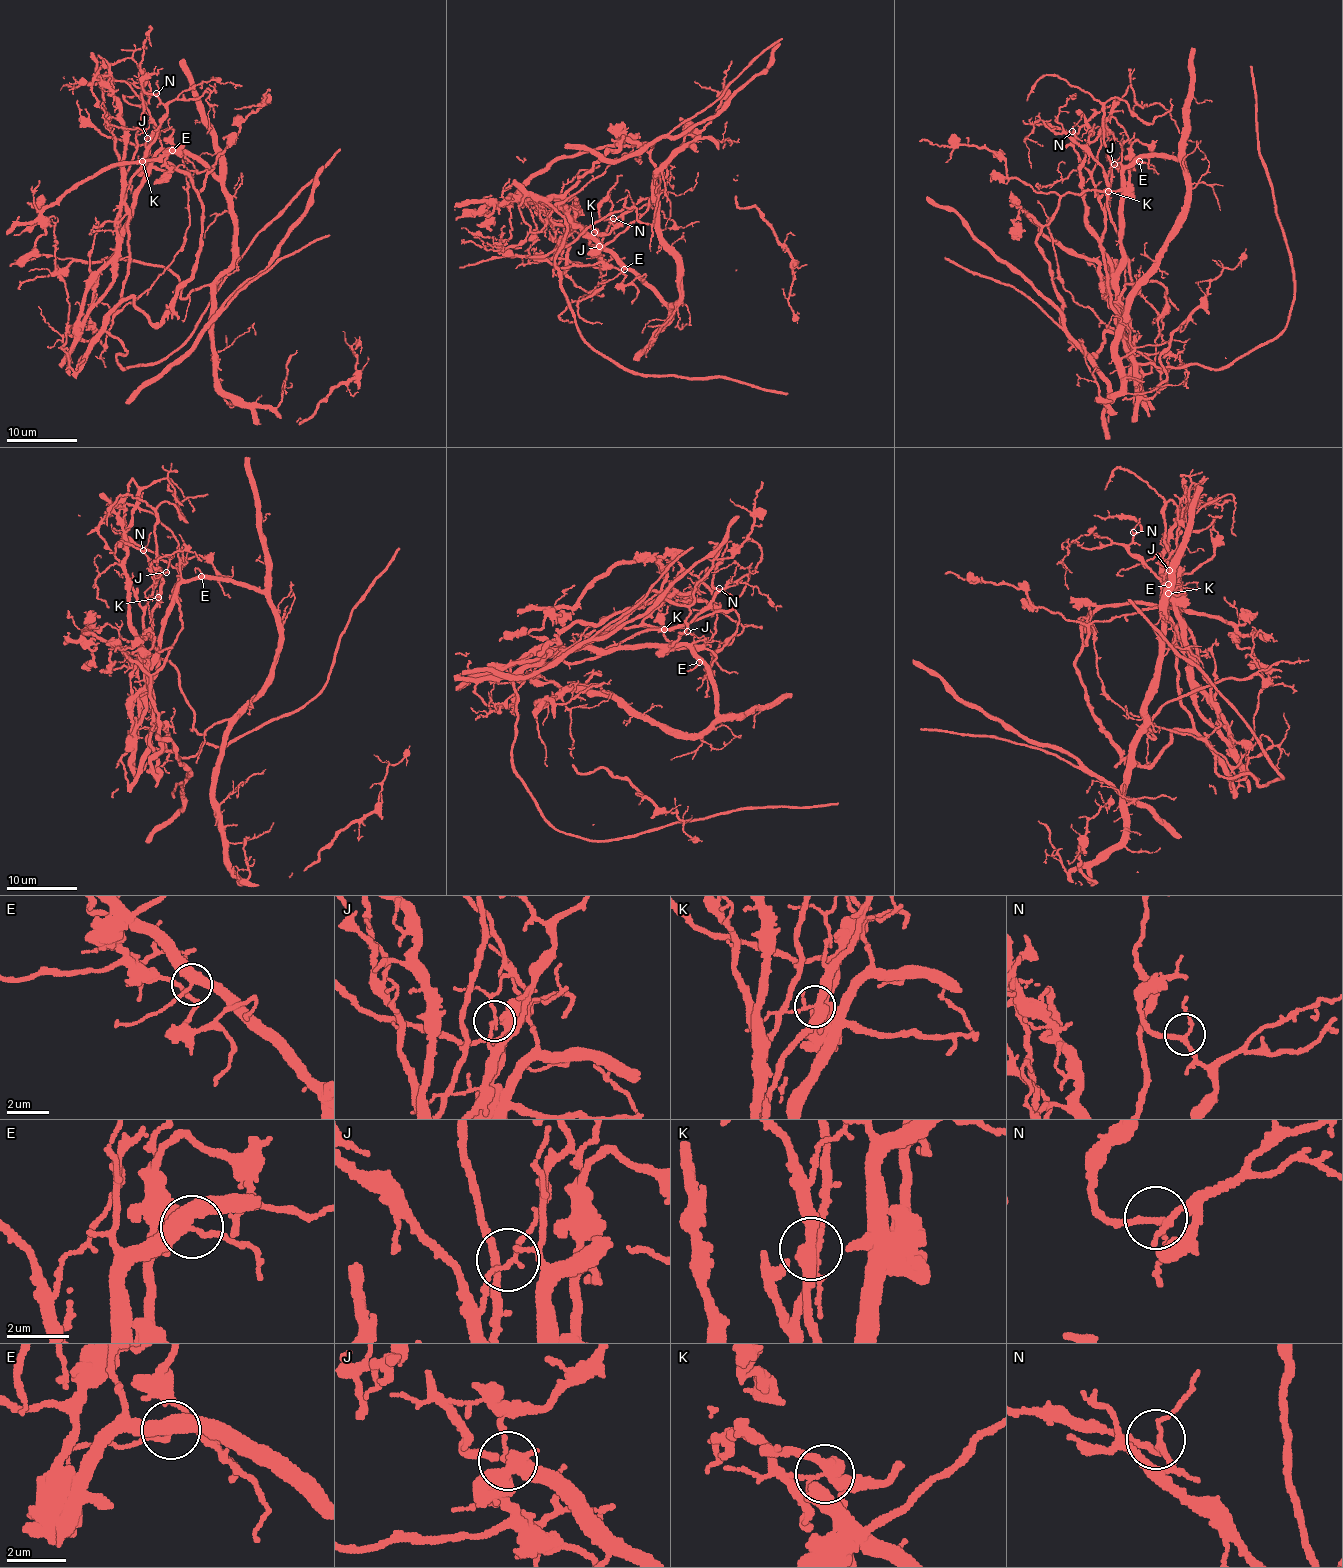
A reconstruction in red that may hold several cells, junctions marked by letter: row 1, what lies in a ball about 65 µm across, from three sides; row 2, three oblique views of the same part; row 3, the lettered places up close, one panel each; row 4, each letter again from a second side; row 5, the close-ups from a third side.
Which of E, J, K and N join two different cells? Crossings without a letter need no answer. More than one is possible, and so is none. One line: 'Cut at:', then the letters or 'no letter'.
Cut at: J, K

